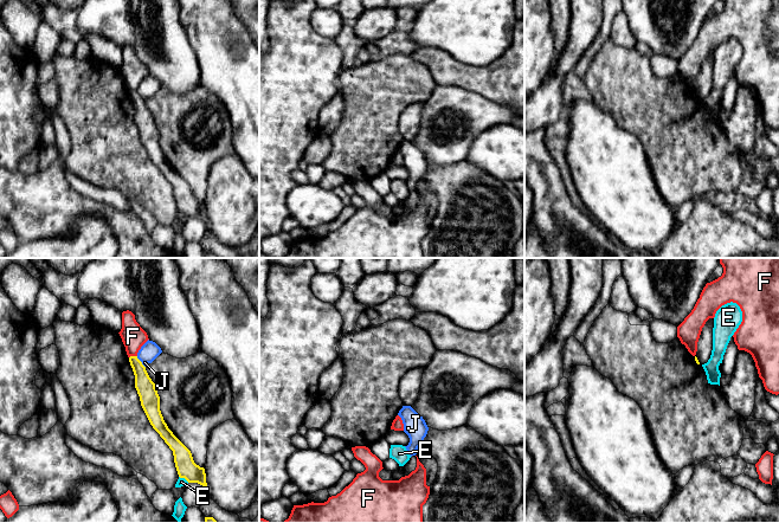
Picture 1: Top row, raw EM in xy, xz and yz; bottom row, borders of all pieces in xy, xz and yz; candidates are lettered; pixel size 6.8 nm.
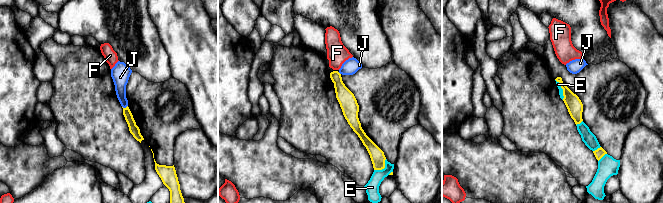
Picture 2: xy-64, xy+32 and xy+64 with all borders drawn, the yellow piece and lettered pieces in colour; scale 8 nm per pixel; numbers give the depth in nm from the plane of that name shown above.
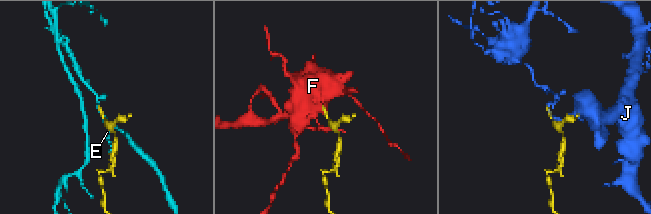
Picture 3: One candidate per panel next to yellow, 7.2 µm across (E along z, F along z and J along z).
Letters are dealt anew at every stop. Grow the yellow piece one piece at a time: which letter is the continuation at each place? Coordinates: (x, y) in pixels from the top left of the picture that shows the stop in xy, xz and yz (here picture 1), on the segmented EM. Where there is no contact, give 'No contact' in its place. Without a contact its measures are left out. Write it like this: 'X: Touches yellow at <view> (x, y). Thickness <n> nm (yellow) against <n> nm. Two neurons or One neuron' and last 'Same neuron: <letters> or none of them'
E: Touches yellow at xy (184, 477). Thickness 140 nm (yellow) against 60 nm. Two neurons
F: Touches yellow at xy (133, 356). Thickness 130 nm (yellow) against 160 nm. Two neurons
J: Touches yellow at xy (141, 362). Thickness 130 nm (yellow) against 120 nm. Two neurons
Same neuron: none of them

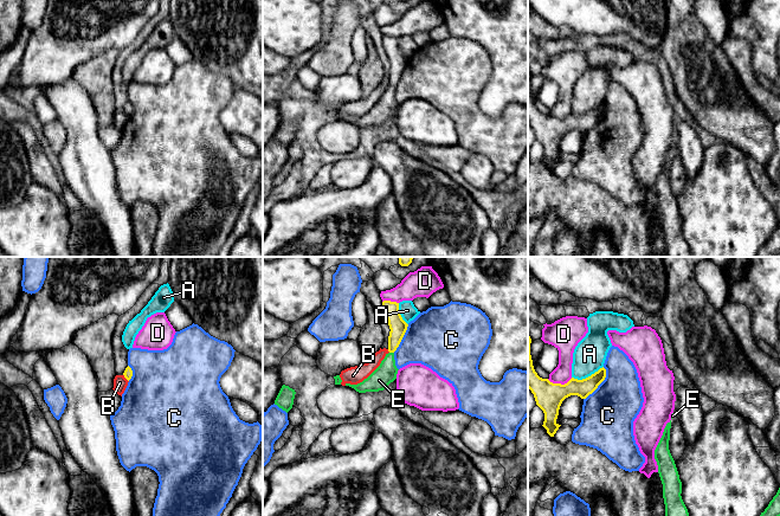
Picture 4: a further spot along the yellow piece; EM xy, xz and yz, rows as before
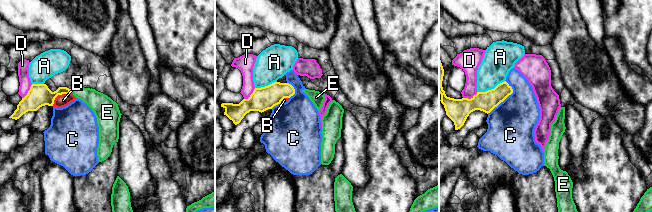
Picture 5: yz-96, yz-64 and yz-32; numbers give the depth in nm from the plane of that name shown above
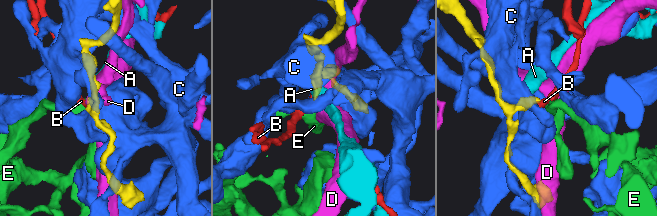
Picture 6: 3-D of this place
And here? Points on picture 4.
A: Touches yellow at yz (588, 376). Thickness 140 nm (yellow) against 220 nm. Two neurons
B: Touches yellow at xy (124, 376). Thickness 60 nm (yellow) against 100 nm. Two neurons
C: Touches yellow at yz (600, 382). Thickness 120 nm (yellow) against 360 nm. Two neurons
D: Touches yellow at yz (559, 384). Thickness 190 nm (yellow) against 120 nm. Two neurons
E: Touches yellow at xz (392, 352). Thickness 120 nm (yellow) against 140 nm. One neuron
Same neuron: E

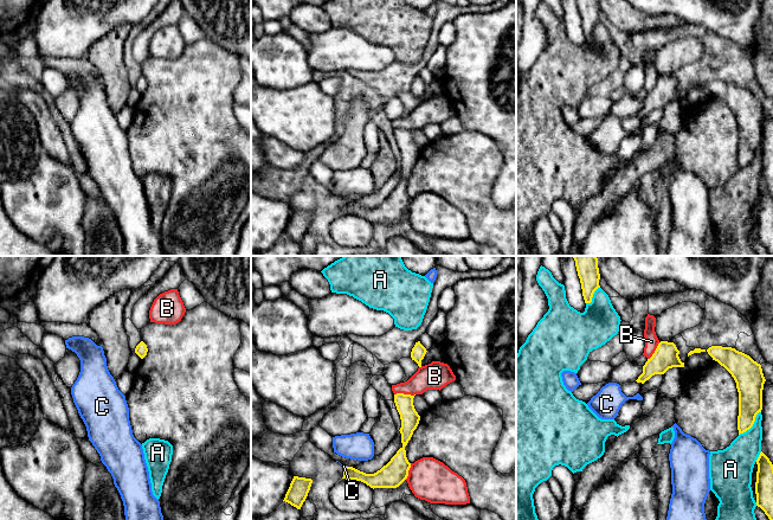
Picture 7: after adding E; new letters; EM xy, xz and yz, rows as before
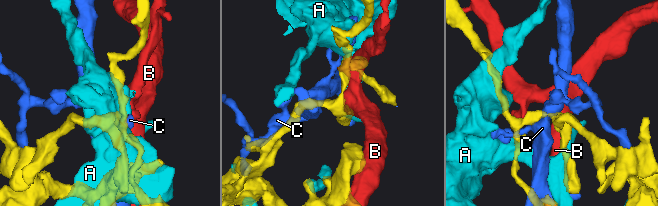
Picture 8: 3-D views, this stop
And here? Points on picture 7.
A: Touches yellow at yz (752, 425). Thickness 170 nm (yellow) against 220 nm. Two neurons
B: Touches yellow at xz (403, 393). Thickness 130 nm (yellow) against 190 nm. Two neurons
C: Touches yellow at xz (345, 467). Thickness 110 nm (yellow) against 20 nm. Two neurons
Same neuron: none of them

